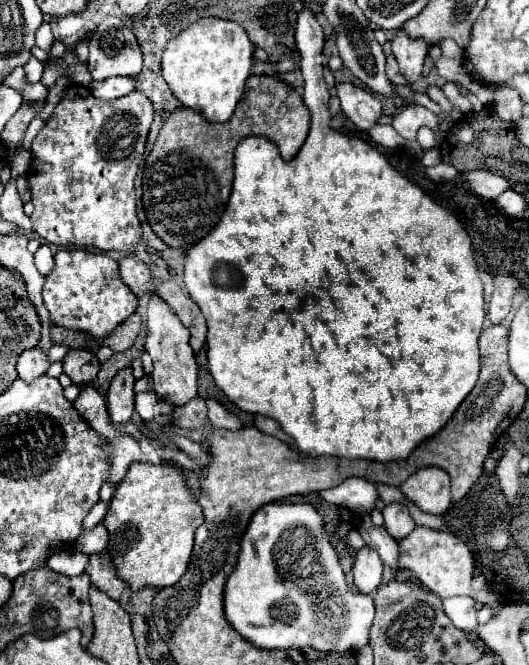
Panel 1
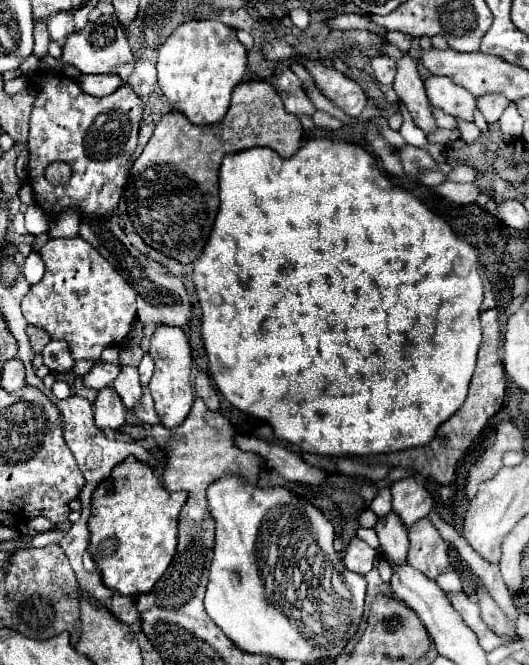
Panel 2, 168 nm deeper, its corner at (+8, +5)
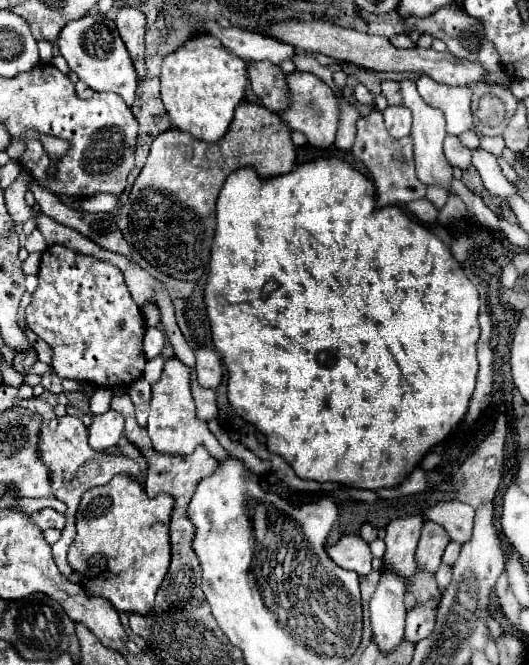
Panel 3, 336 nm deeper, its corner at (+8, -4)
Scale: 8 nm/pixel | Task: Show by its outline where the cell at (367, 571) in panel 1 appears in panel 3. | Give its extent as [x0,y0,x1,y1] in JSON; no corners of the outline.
[328,536,372,576]

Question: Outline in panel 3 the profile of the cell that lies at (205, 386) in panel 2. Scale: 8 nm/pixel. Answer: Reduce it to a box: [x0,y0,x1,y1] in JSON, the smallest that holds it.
[196,346,224,390]

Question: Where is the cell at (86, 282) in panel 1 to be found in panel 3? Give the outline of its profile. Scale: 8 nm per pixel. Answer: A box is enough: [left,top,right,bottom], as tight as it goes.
[26,244,146,388]

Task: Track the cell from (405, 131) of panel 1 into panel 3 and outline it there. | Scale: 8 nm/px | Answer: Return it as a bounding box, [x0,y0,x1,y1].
[384,106,412,138]

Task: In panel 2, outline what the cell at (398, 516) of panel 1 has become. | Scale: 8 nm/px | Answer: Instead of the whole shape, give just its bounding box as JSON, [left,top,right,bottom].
[374,511,408,563]

